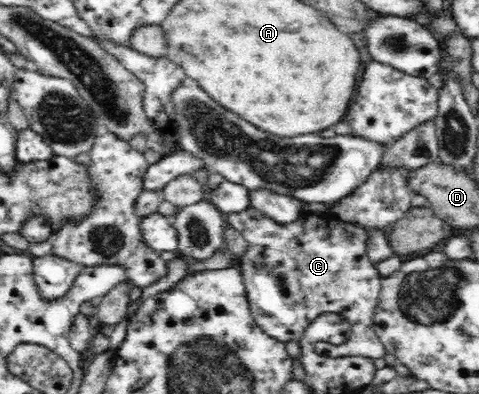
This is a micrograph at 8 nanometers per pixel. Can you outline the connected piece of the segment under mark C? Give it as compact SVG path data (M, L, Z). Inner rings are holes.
M253 206L244 212L225 213L226 225L242 234L248 244L248 252L238 260L238 268L244 275L244 285L250 310L253 318L262 330L282 342L300 342L306 334L306 328L310 327L319 317L324 314L341 315L350 322L352 331L358 332L358 346L352 348L314 348L320 354L332 355L358 355L366 358L384 358L386 347L380 342L374 332L374 309L378 304L381 291L381 274L370 262L367 255L370 233L365 228L354 223L342 222L333 213L324 216L314 216L309 212L284 226L266 218Z

